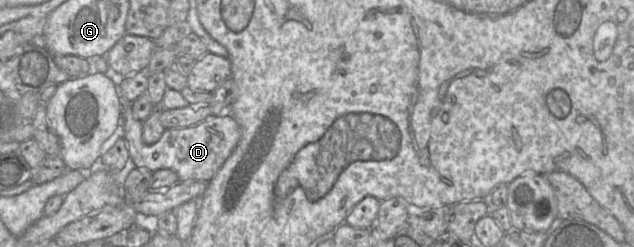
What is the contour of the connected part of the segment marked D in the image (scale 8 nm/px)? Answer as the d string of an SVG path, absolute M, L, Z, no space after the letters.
M119 92L119 97L122 100L122 119L123 119L123 126L124 126L124 139L125 139L127 146L128 146L129 157L136 167L147 168L152 172L155 171L155 170L159 170L159 169L170 169L178 175L179 182L183 182L183 181L205 181L205 182L209 182L216 175L216 173L221 168L221 166L226 161L226 159L231 155L231 153L233 152L234 148L236 147L237 143L240 140L241 130L240 130L238 123L229 113L222 113L222 114L210 116L210 117L206 118L205 120L203 120L202 122L200 122L200 123L198 123L194 126L189 126L189 127L185 127L185 128L166 129L164 131L164 133L162 134L161 138L156 143L150 144L150 145L146 144L142 139L142 131L144 129L143 121L140 121L140 120L138 120L134 117L133 112L132 112L131 103L124 102L124 100L121 97L120 92Z

